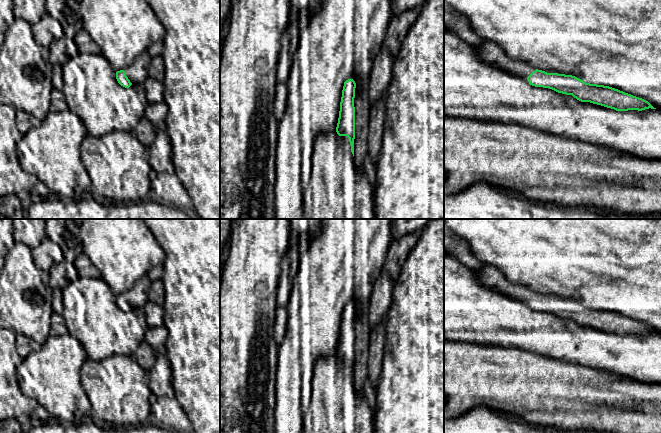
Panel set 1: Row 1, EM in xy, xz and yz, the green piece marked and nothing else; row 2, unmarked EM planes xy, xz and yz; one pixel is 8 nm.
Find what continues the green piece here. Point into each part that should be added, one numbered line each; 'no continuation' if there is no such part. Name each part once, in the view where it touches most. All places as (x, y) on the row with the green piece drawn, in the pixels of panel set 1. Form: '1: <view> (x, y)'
1: xz (361, 101)

